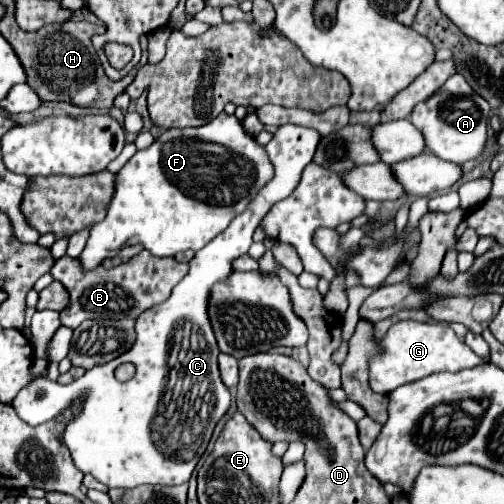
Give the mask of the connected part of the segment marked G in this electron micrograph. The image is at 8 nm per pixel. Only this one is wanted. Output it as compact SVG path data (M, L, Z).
M398 321L388 329L380 345L384 353L370 361L370 387L376 393L390 393L400 385L418 381L432 373L462 371L462 369L486 363L484 357L476 355L464 341L456 337L456 333L448 323Z

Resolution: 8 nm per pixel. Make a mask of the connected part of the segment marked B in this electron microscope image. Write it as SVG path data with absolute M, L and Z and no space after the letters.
M146 249L134 255L128 263L122 263L114 269L106 269L102 264L96 269L88 271L80 267L78 259L68 255L60 257L52 267L50 275L60 281L68 293L70 303L64 311L60 311L62 325L76 329L86 319L136 319L142 311L160 305L168 299L172 287L188 273L186 263L178 263L174 257L152 257Z

